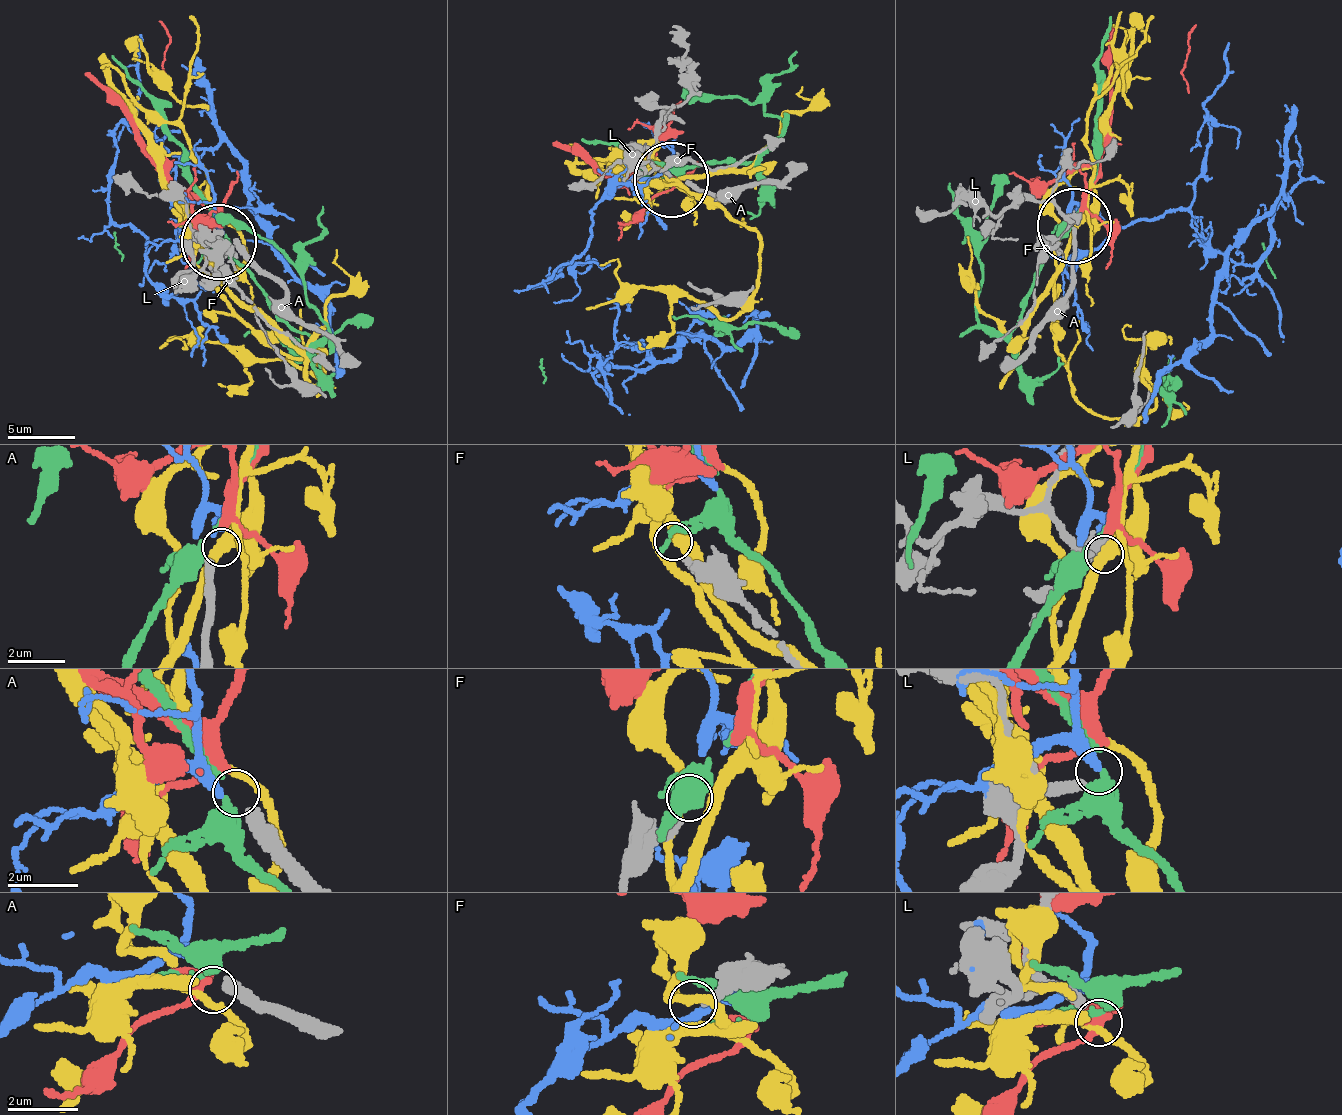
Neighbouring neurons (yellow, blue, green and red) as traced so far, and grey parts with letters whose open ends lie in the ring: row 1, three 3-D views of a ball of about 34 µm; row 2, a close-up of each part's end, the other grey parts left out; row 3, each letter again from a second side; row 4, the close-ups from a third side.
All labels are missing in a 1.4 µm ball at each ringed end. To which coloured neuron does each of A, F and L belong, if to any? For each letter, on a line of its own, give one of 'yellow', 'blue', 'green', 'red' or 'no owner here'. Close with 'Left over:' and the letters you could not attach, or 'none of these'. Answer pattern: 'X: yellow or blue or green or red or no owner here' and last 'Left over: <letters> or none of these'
A: red
F: no owner here
L: no owner here
Left over: F, L

